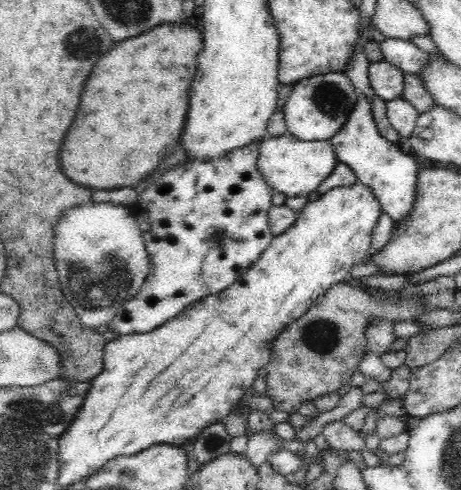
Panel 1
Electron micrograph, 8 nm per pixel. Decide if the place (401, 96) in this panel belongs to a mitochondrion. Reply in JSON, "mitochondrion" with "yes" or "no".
{"mitochondrion":"no"}

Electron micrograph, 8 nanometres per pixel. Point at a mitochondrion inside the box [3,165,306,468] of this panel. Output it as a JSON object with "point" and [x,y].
{"point":[97,276]}

